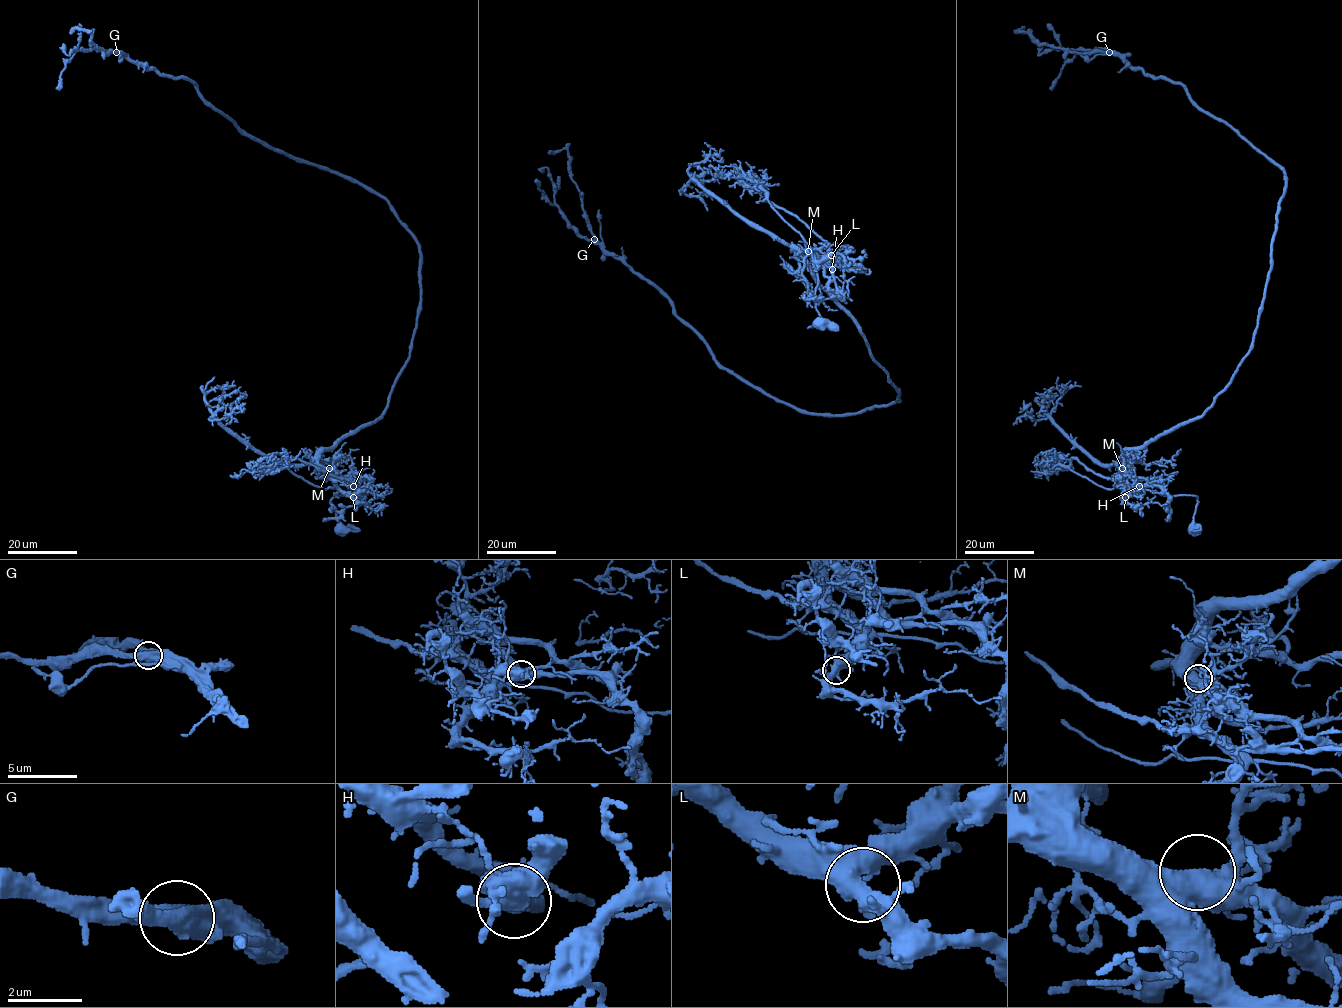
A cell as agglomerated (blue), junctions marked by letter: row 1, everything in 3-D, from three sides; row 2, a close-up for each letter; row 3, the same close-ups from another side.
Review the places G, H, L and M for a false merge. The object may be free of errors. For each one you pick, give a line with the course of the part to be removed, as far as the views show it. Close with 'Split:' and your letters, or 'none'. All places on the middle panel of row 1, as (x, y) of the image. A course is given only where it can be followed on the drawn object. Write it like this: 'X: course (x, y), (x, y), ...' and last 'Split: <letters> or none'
H: course (832, 268), (828, 244), (764, 199), (809, 245), (822, 319), (809, 327), (838, 329)
Split: H

